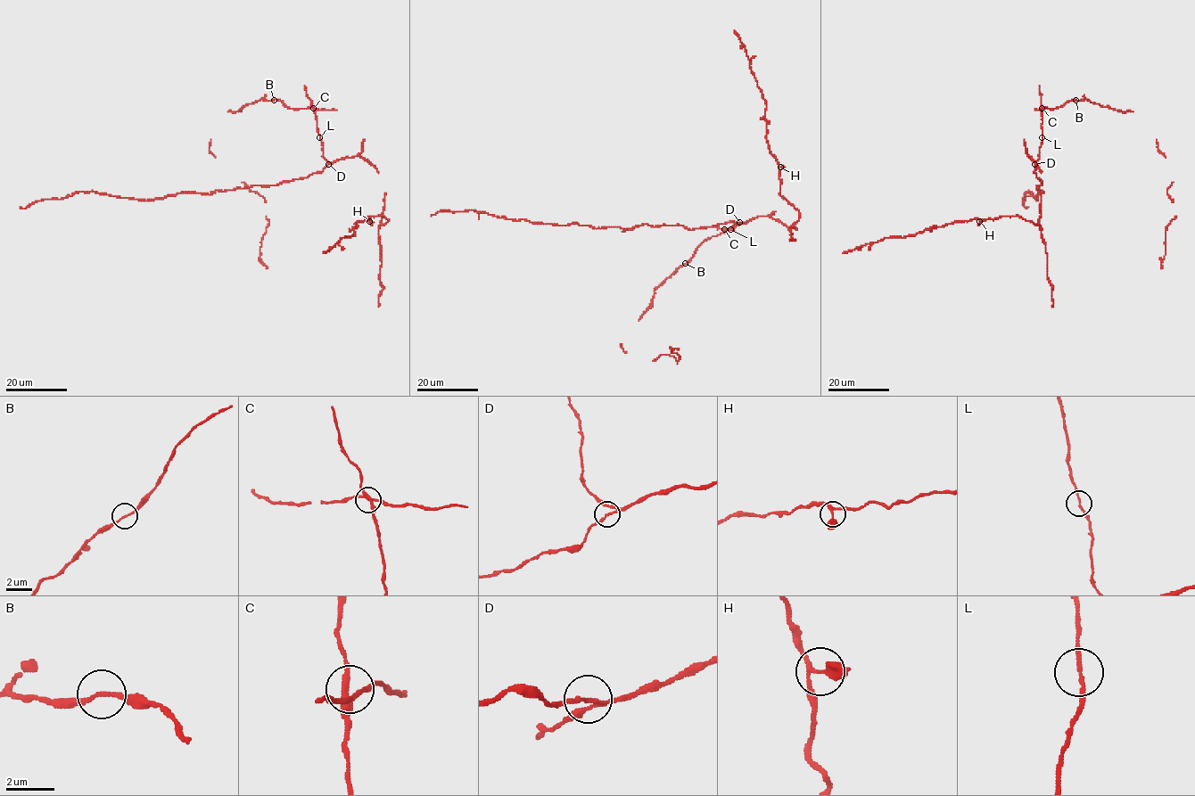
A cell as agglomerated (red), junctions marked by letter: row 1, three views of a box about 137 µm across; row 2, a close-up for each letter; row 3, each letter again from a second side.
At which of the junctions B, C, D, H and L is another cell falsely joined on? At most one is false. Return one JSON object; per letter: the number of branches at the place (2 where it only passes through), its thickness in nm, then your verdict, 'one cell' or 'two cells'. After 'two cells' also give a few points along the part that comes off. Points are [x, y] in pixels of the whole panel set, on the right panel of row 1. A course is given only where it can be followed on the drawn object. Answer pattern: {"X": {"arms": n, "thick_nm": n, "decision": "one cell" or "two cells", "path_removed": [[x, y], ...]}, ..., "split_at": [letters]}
{"B": {"arms": 2, "thick_nm": 140, "decision": "one cell"}, "C": {"arms": 3, "thick_nm": 200, "decision": "one cell"}, "D": {"arms": 3, "thick_nm": 110, "decision": "one cell"}, "H": {"arms": 3, "thick_nm": 240, "decision": "one cell"}, "L": {"arms": 2, "thick_nm": 150, "decision": "one cell"}, "split_at": []}

